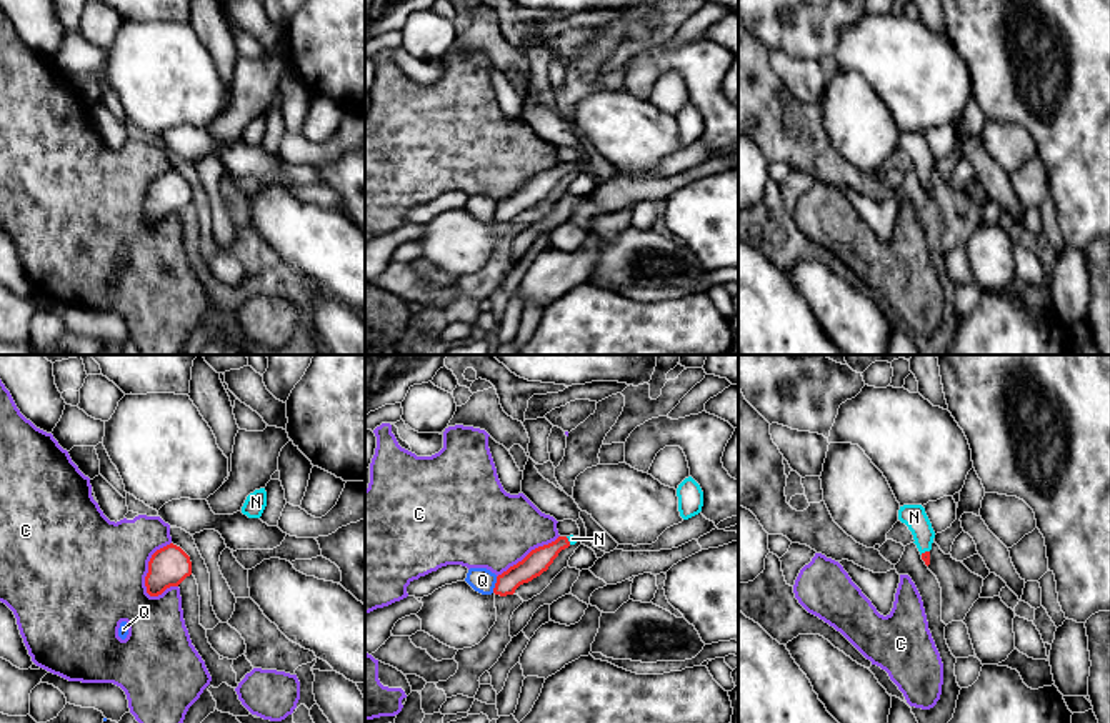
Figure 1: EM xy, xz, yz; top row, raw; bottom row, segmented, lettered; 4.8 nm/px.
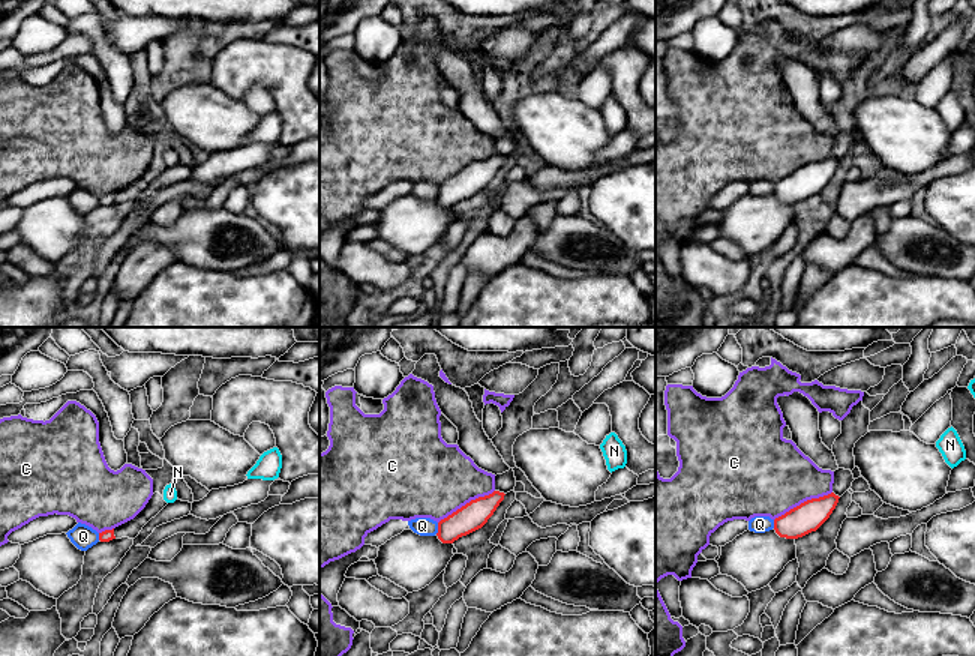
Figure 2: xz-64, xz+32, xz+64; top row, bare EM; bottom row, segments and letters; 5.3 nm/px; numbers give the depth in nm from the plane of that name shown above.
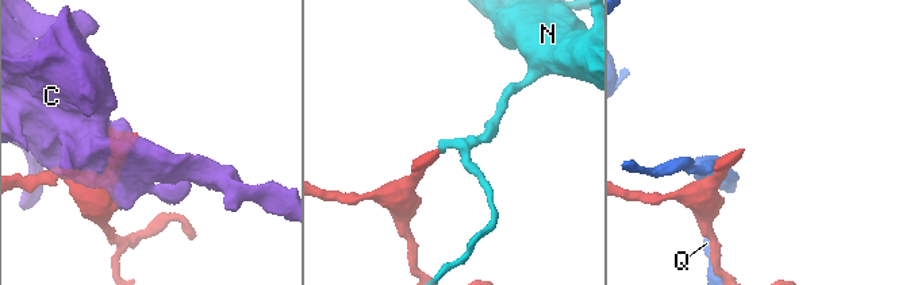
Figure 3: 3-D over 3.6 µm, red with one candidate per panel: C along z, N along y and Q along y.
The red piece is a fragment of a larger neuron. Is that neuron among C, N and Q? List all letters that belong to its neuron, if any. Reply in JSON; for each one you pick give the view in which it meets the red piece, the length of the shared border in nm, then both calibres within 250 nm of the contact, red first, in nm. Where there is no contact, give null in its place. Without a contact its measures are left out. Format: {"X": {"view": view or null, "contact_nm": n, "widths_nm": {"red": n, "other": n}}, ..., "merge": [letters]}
{"N": {"view": "yz", "contact_nm": 50, "widths_nm": {"red": 50, "other": 110}}, "merge": ["N"]}

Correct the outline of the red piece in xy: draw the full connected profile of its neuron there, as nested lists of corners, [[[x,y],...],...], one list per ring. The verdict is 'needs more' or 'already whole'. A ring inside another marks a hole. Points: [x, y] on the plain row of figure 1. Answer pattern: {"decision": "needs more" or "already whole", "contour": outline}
{"decision": "already whole", "contour": [[[170,170],[157,177],[148,188],[148,200],[145,203],[147,220],[158,223],[167,215],[178,213],[190,202],[190,183],[180,173]]]}

